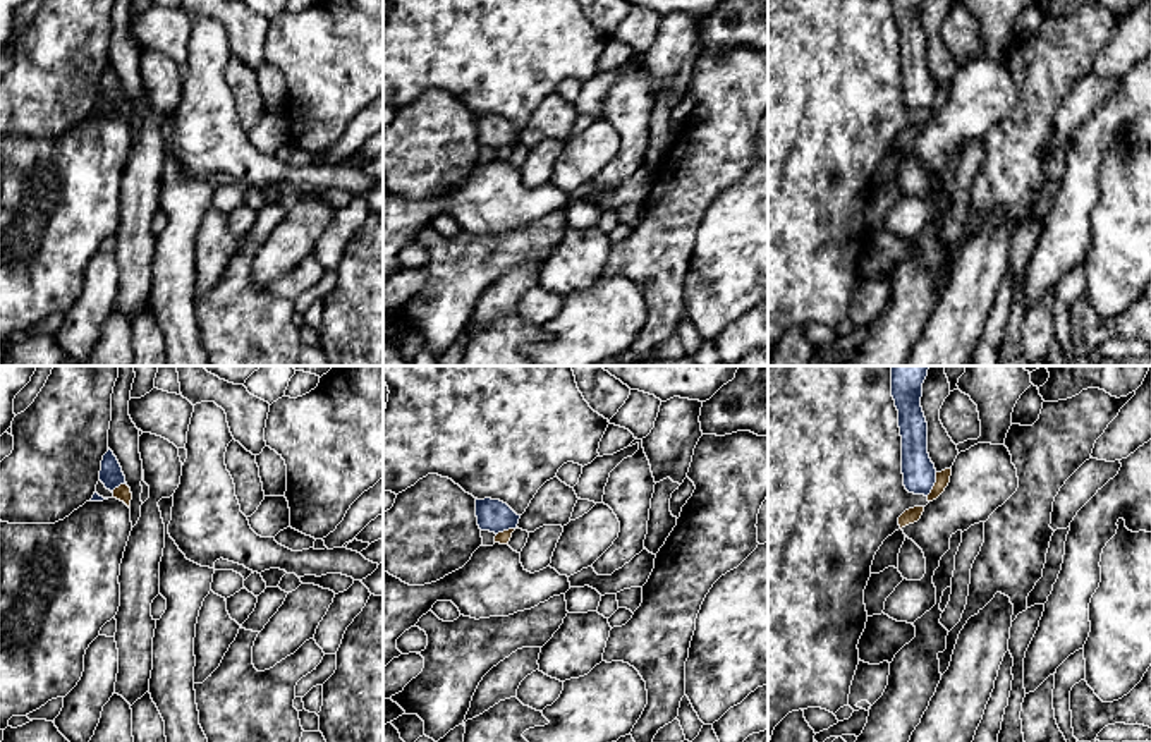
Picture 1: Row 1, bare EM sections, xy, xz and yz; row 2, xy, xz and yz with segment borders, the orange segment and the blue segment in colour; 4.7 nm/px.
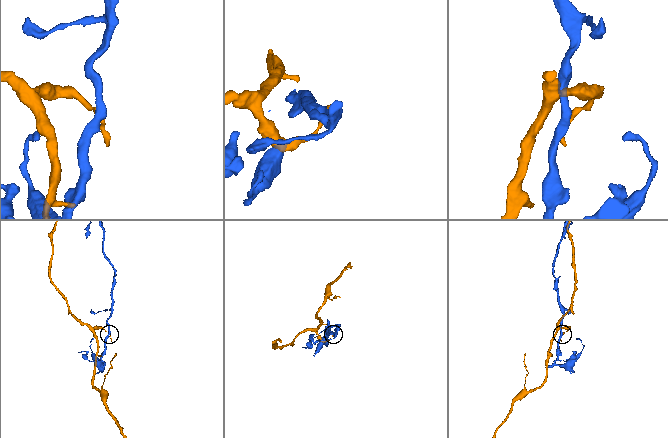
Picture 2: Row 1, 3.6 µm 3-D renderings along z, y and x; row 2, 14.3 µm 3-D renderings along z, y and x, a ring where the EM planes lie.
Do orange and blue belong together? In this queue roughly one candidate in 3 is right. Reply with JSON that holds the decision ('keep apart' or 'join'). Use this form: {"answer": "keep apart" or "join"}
{"answer": "keep apart"}

